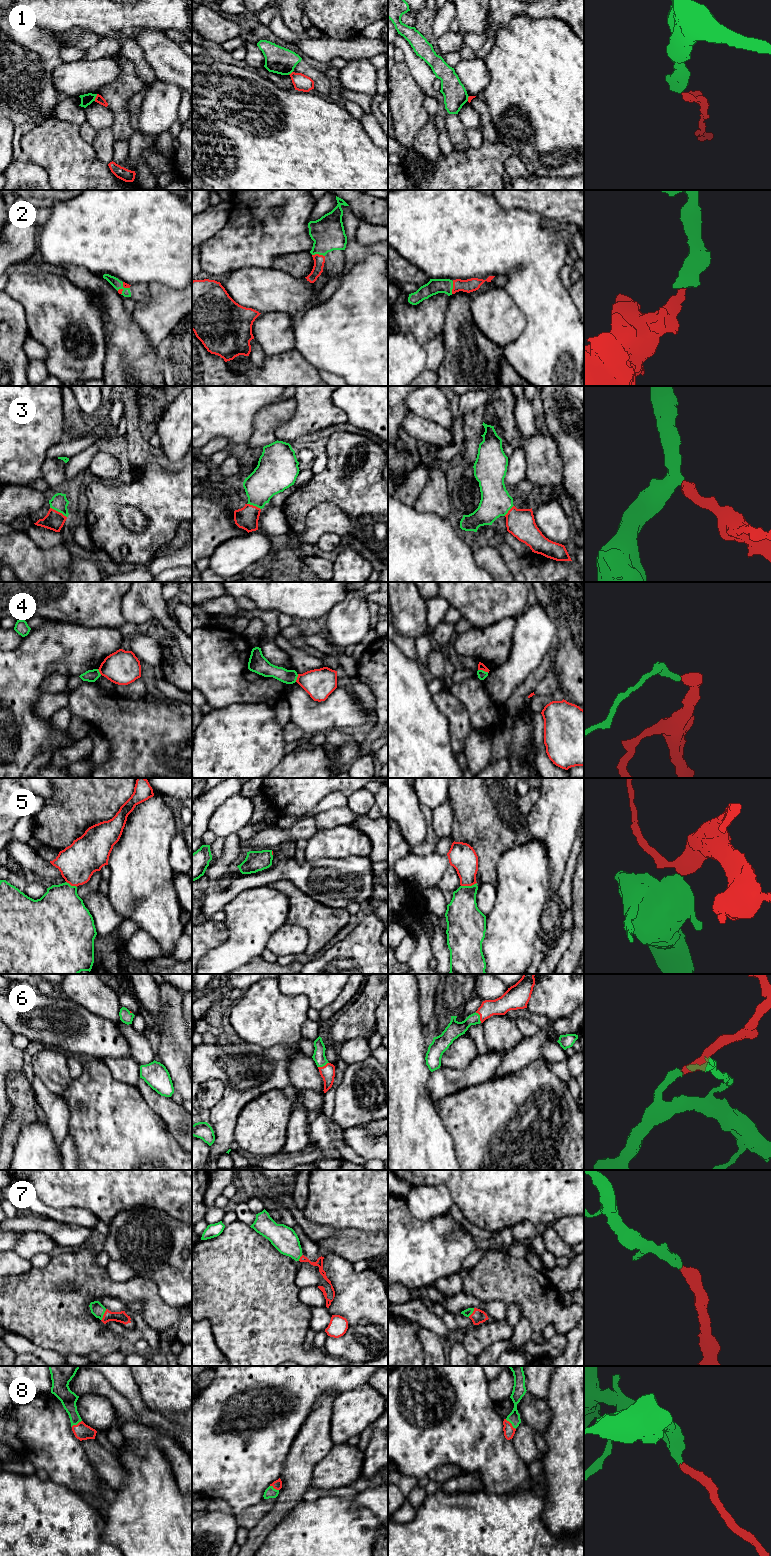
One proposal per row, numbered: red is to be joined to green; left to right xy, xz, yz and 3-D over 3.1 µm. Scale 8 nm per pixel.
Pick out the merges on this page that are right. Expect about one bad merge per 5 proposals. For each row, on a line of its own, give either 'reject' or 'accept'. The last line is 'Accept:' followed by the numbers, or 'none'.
1: reject
2: accept
3: accept
4: reject
5: accept
6: accept
7: accept
8: accept
Accept: 2, 3, 5, 6, 7, 8

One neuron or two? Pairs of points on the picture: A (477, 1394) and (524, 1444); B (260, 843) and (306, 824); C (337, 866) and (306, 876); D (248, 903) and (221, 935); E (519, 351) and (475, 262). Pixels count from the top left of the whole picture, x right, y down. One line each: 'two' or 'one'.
A: two
B: one
C: one
D: two
E: one

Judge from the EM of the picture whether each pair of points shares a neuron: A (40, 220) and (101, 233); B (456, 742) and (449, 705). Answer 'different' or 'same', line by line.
A: different
B: same

